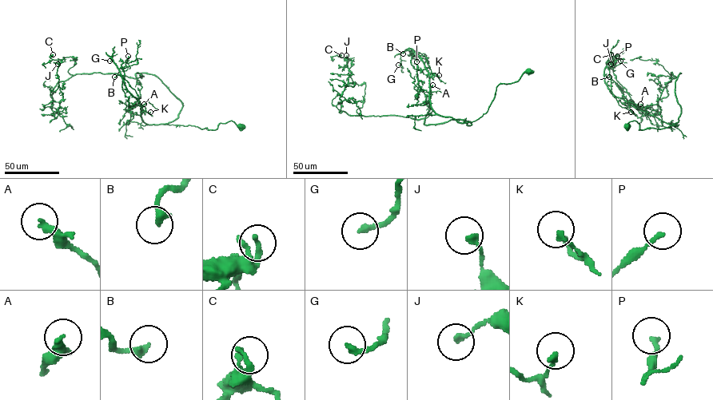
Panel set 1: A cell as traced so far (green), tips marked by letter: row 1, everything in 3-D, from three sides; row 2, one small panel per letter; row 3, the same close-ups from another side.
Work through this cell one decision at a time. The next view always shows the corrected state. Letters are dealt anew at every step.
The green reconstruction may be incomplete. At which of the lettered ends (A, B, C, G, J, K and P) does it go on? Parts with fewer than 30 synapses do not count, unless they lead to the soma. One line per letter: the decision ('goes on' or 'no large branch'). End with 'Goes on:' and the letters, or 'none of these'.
A: no large branch
B: no large branch
C: no large branch
G: no large branch
J: no large branch
K: no large branch
P: no large branch
Goes on: none of these

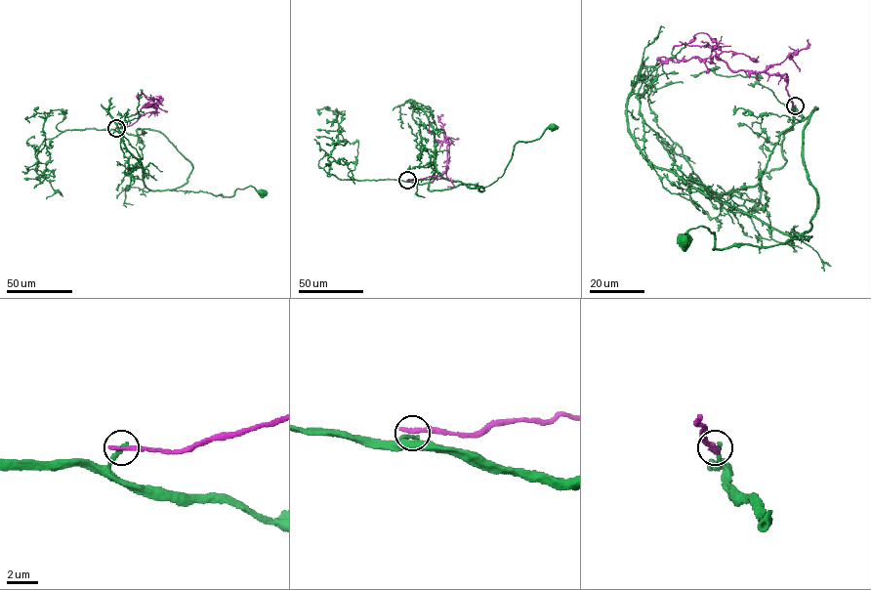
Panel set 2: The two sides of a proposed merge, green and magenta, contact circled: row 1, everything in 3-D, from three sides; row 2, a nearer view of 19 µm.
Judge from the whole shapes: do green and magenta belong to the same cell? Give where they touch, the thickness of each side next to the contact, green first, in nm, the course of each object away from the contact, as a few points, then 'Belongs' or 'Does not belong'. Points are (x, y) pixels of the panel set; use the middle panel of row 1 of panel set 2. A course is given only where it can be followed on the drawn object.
Place: (407, 180). Thickness 320 nm (green) against 360 nm. Course of green: (408, 180), (482, 190), (465, 185), (493, 183), (517, 143), (552, 127). Course of magenta: (408, 180), (441, 176), (445, 172), (447, 143), (437, 143), (434, 133), (429, 132), (431, 122). Does not belong

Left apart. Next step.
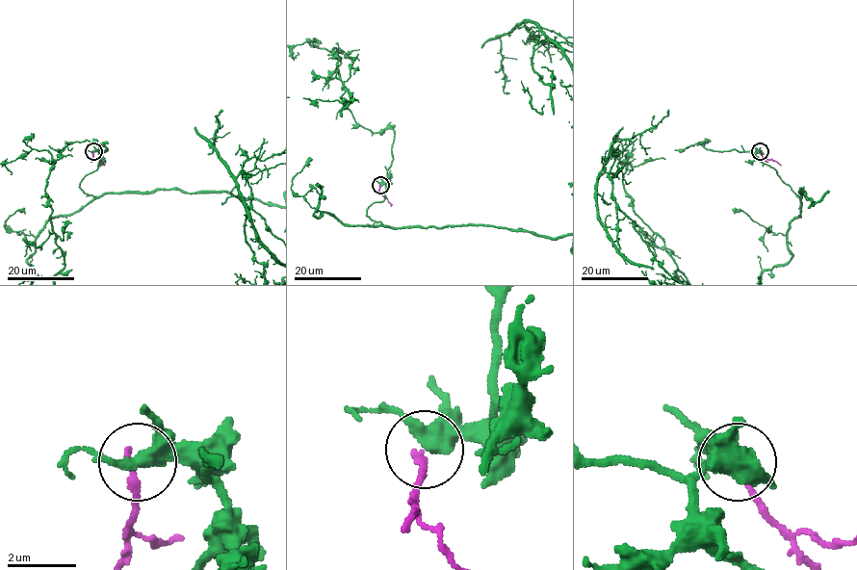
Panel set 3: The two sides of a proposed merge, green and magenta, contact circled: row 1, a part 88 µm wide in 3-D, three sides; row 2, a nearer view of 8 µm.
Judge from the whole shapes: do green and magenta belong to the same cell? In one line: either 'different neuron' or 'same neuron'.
different neuron

